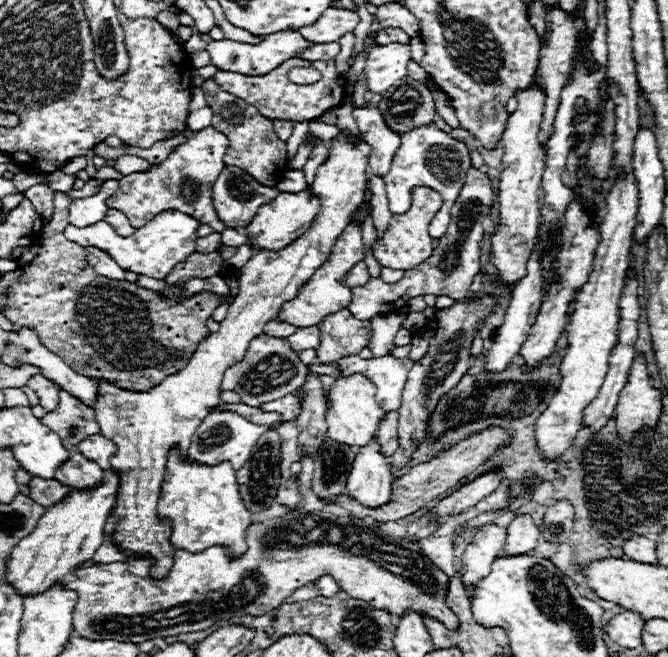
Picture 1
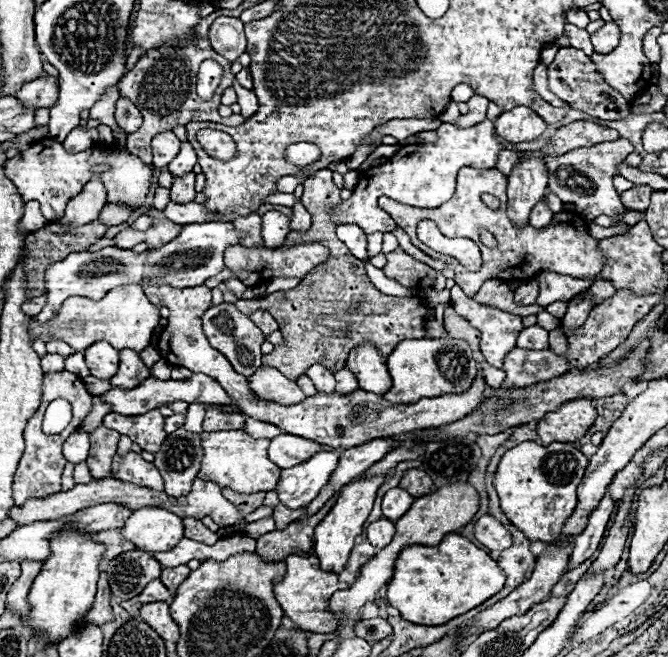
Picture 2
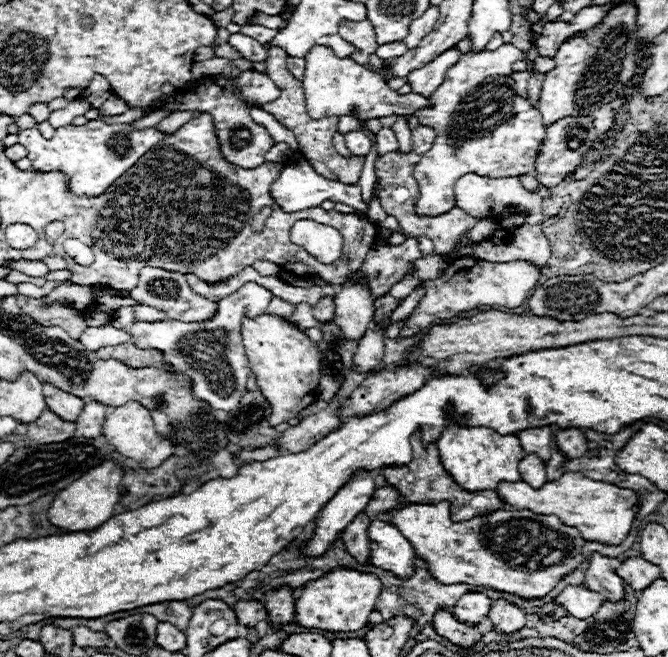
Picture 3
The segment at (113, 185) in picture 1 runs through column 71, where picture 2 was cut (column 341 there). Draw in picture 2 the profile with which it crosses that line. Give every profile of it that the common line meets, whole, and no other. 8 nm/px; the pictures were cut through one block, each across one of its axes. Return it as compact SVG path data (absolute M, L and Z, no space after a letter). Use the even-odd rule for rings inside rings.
M482 120L470 128L442 124L438 128L436 144L402 146L386 164L374 166L364 174L360 174L360 180L354 188L354 196L350 200L344 200L336 208L334 220L338 224L358 224L364 232L390 232L394 230L394 222L384 210L378 208L376 202L380 196L390 196L396 202L418 206L418 208L436 208L454 194L456 174L462 166L496 168L500 150L504 150L504 146L494 136L492 120Z

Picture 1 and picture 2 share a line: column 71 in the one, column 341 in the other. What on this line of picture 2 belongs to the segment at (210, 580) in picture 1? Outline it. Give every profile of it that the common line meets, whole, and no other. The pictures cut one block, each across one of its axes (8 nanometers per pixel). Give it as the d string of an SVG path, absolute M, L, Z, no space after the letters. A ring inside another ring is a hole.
M288 556L286 558L286 574L274 584L274 596L282 604L284 614L300 628L306 632L314 634L330 634L334 628L338 628L338 622L334 614L328 612L328 600L336 590L346 590L348 584L338 580L338 574L330 574L320 570L318 558L302 558L302 556Z

